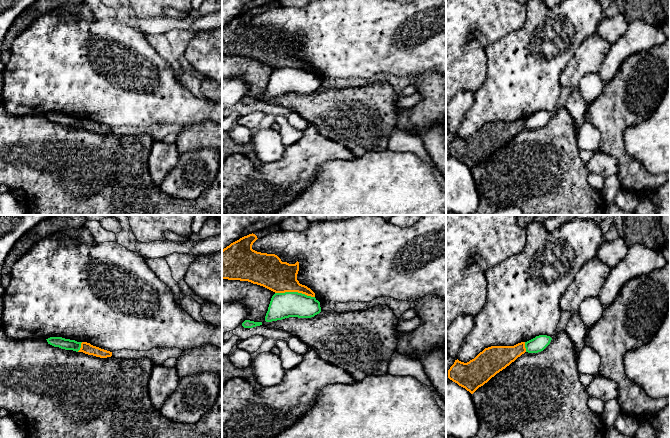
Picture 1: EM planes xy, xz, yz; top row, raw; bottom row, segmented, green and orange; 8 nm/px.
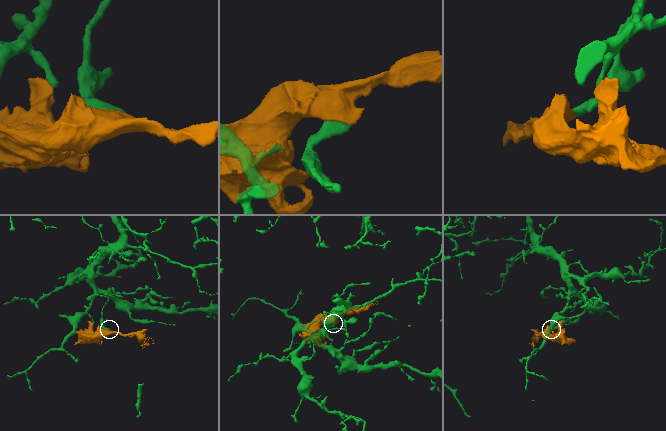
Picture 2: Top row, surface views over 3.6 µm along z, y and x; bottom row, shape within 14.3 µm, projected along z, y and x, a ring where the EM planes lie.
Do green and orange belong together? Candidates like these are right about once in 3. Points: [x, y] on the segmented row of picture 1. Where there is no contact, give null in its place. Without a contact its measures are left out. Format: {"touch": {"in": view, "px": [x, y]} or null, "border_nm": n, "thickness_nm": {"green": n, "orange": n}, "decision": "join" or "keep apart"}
{"touch": {"in": "xz", "px": [295, 292]}, "border_nm": 320, "thickness_nm": {"green": 200, "orange": 260}, "decision": "keep apart"}

